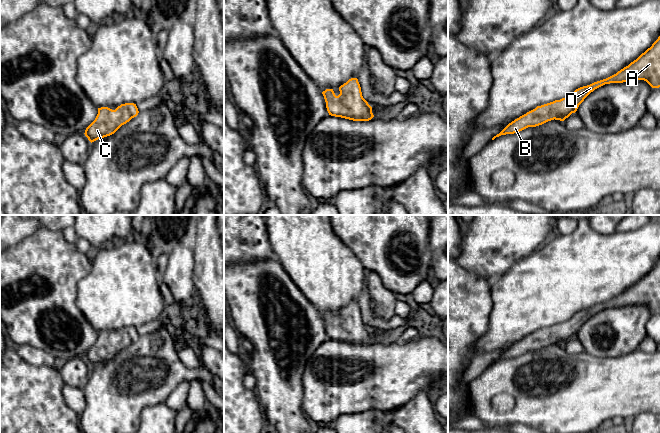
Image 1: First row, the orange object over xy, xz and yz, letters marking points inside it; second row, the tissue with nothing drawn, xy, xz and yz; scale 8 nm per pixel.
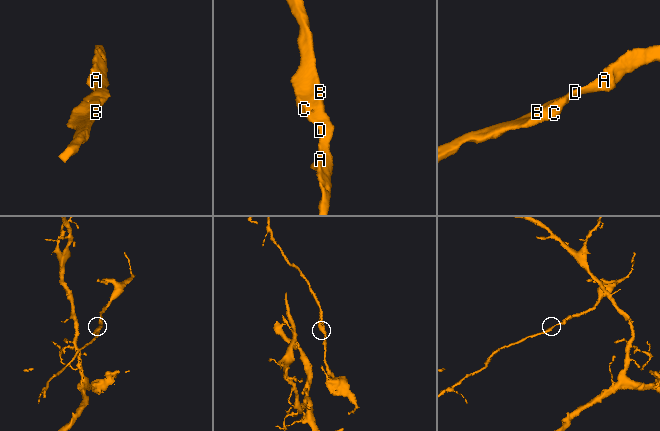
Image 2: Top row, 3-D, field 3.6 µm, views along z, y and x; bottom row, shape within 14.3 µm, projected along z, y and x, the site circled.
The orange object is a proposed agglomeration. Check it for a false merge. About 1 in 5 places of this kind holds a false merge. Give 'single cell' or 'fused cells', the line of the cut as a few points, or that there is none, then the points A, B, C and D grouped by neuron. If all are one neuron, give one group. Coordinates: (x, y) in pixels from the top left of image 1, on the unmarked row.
single cell; no cut; A B C D

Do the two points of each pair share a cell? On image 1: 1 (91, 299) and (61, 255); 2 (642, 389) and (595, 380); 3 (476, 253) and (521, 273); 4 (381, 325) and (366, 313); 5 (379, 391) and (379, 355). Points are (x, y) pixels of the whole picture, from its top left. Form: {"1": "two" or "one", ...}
{"1": "two", "2": "one", "3": "two", "4": "one", "5": "one"}

